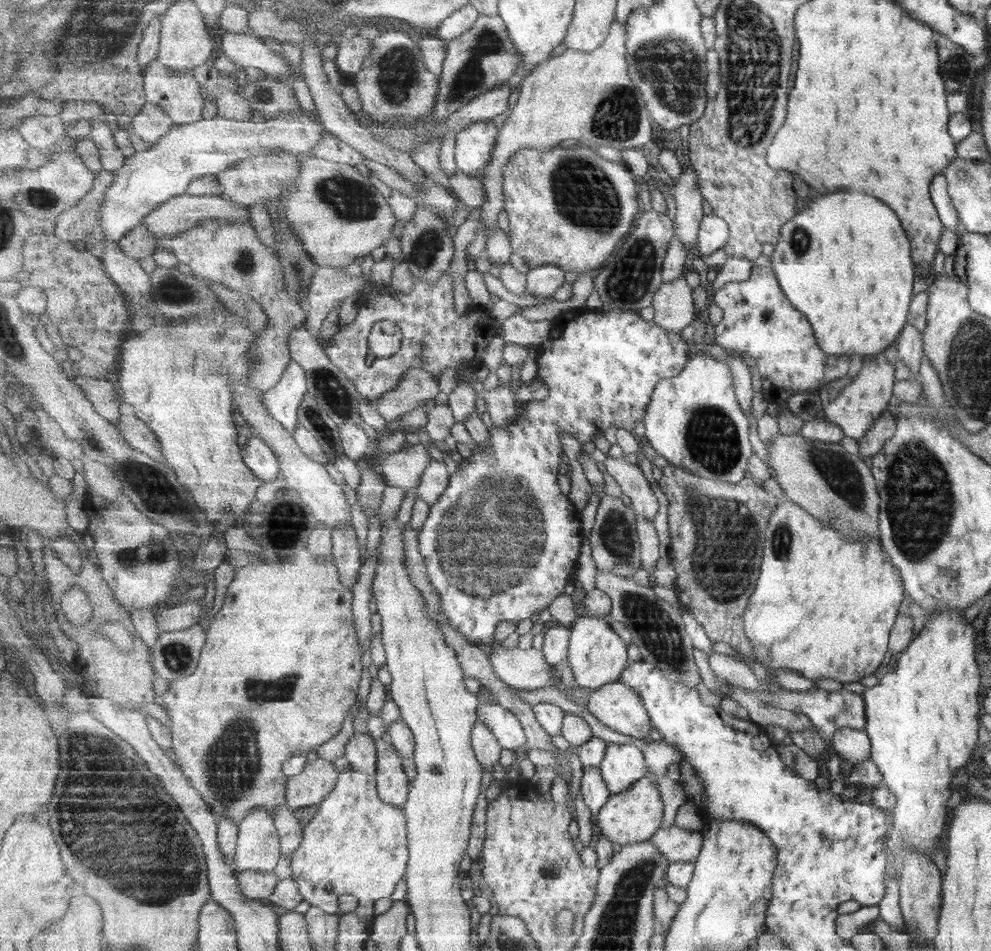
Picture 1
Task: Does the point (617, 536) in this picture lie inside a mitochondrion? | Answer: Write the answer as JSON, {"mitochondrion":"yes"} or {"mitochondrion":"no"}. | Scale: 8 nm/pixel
{"mitochondrion":"yes"}

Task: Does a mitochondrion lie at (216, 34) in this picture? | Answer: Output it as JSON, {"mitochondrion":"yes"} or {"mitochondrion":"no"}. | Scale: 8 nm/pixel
{"mitochondrion":"no"}

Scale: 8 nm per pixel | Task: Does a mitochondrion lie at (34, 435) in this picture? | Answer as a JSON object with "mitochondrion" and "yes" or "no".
{"mitochondrion":"no"}

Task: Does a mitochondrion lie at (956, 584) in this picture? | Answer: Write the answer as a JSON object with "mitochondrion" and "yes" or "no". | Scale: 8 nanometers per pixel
{"mitochondrion":"no"}

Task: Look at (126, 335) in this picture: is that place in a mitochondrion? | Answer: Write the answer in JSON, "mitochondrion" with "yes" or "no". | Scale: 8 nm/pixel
{"mitochondrion":"no"}

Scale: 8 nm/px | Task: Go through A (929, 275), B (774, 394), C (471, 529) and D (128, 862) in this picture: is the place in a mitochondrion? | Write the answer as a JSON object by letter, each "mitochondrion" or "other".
{"A":"other","B":"other","C":"mitochondrion","D":"mitochondrion"}

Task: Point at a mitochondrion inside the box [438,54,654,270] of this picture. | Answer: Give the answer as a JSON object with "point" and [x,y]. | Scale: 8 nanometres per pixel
{"point":[580,194]}

